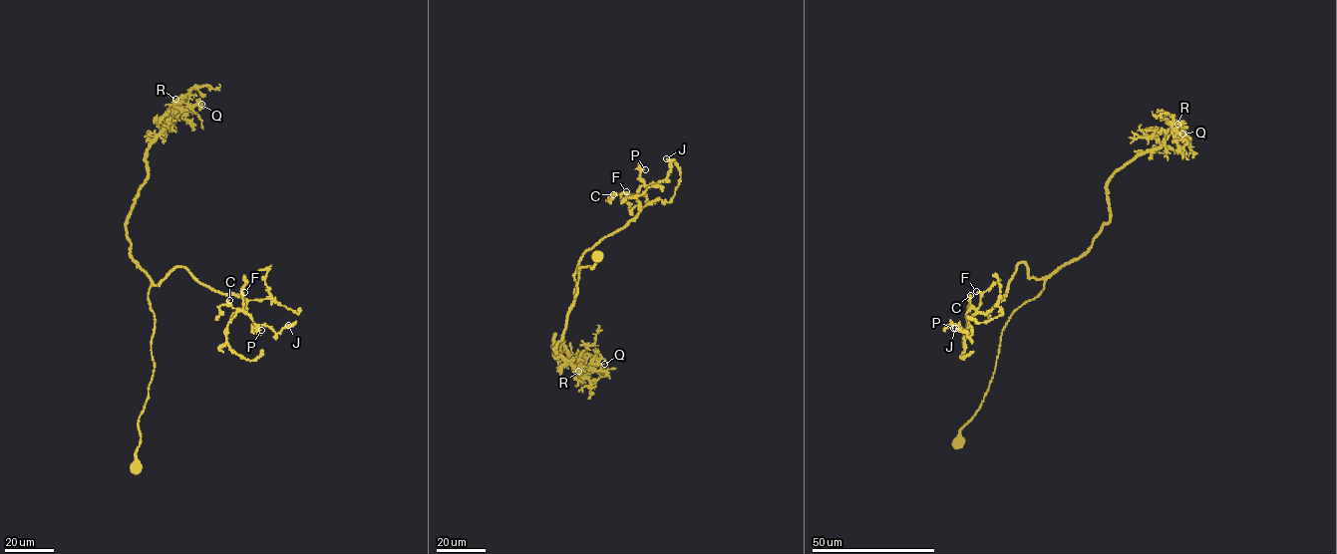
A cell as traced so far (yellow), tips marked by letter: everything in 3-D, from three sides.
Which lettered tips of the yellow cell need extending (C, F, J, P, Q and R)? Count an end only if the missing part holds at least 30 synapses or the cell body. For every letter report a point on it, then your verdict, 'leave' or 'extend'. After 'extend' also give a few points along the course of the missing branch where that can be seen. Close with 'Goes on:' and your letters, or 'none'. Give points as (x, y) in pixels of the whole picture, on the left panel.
C: at (229, 300); leave
F: at (244, 292); extend; missing branch runs (244, 292), (251, 288), (261, 297)
J: at (288, 325); leave
P: at (261, 330); leave
Q: at (201, 104); leave
R: at (175, 99); leave
Goes on: F

